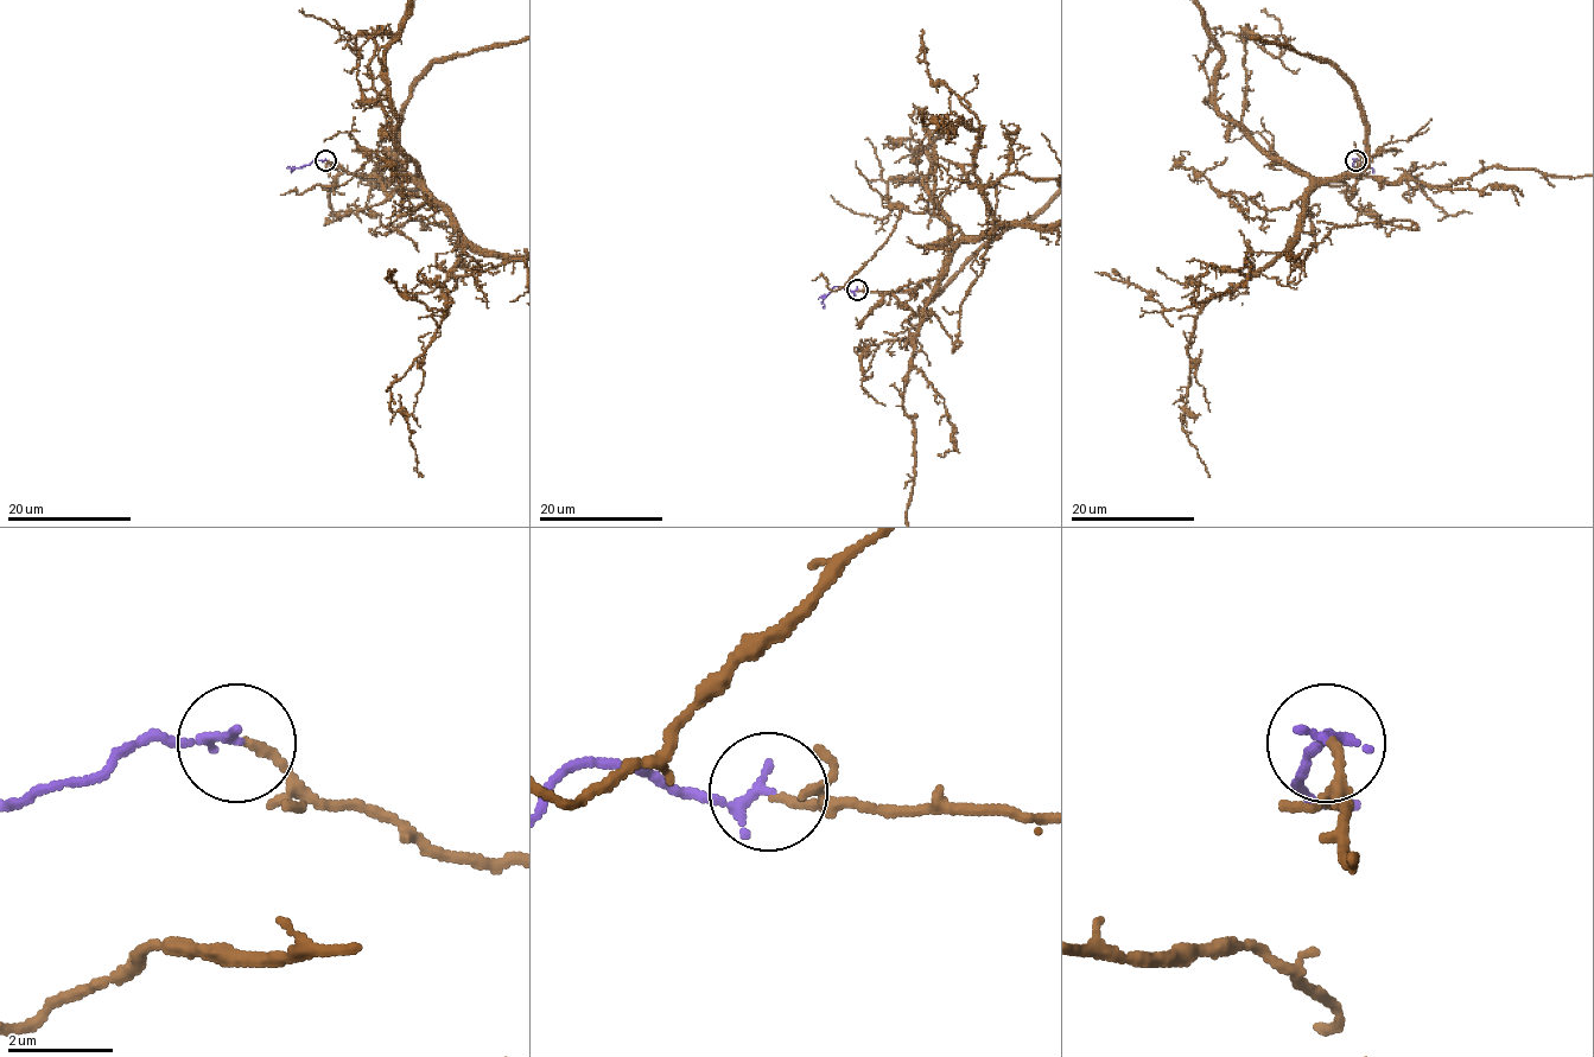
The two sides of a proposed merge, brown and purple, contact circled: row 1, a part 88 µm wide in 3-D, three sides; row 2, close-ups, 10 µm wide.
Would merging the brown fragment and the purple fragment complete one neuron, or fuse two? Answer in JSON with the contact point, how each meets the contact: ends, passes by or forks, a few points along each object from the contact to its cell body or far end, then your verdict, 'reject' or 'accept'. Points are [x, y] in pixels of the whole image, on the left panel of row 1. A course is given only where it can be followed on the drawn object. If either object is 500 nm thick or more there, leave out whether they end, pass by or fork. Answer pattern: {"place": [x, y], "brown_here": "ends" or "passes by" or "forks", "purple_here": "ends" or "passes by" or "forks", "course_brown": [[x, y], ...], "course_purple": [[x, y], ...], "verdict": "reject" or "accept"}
{"place": [325, 160], "brown_here": "ends", "purple_here": "ends", "course_purple": [[325, 160], [291, 167], [291, 172]], "verdict": "accept"}

